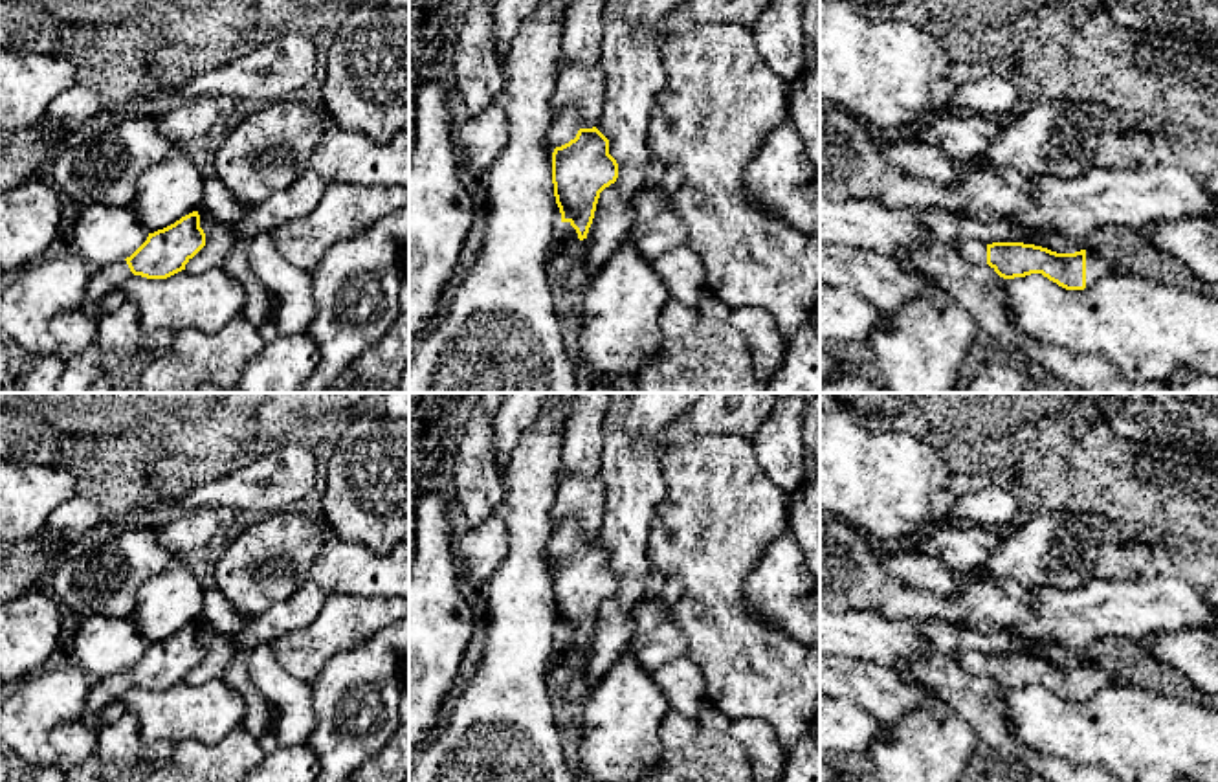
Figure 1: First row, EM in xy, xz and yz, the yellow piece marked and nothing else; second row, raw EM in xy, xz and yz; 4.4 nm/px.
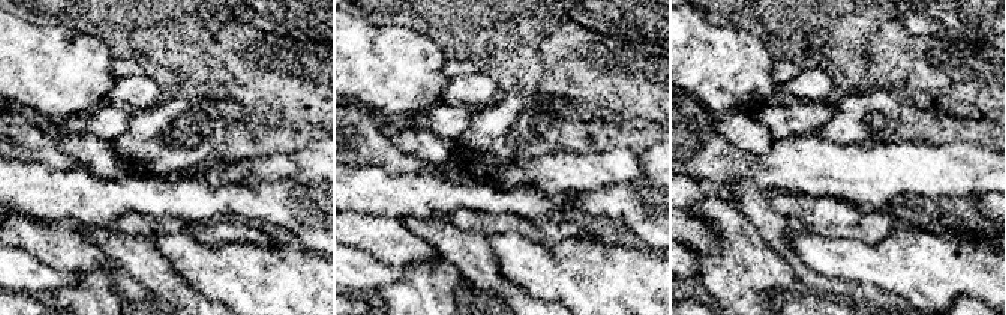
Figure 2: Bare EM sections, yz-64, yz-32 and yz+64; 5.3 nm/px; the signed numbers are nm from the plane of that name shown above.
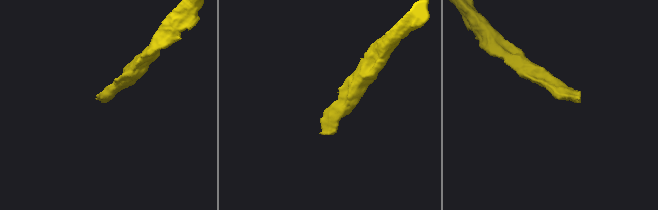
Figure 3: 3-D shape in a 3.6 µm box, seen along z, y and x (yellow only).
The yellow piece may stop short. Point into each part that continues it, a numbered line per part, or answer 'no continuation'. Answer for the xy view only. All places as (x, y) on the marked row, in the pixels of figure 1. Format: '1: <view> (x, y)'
1: xy (105, 279)

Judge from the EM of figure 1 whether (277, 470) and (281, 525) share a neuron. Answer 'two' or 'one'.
two

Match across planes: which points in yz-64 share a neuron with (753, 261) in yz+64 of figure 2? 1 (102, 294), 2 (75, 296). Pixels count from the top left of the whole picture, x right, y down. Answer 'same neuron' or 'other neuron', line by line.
1: same neuron
2: same neuron

